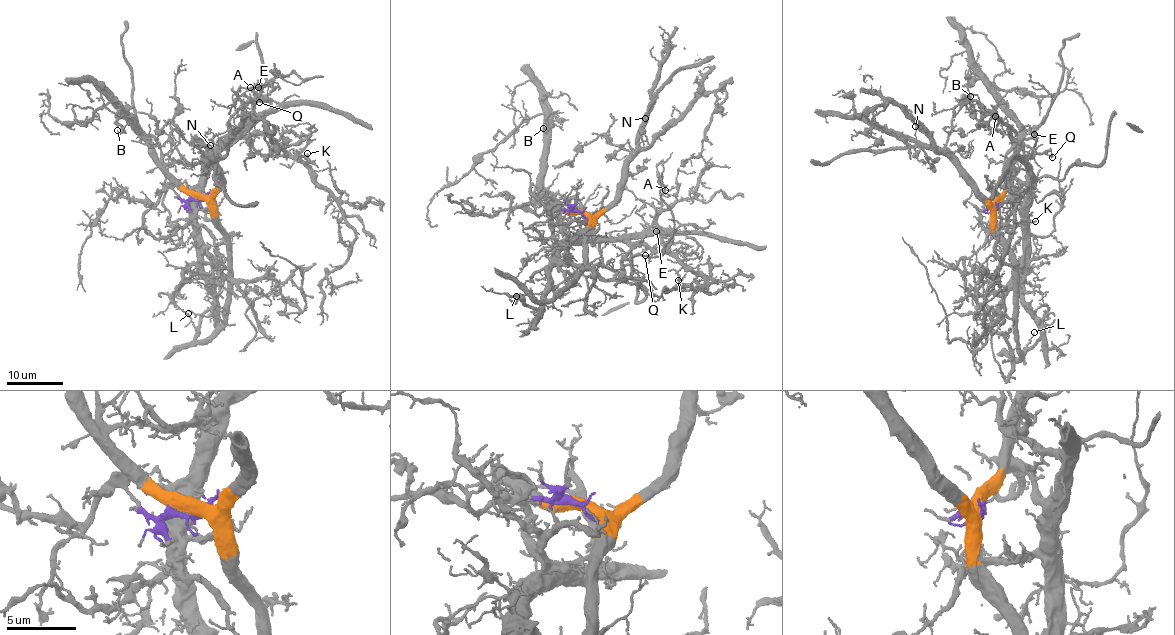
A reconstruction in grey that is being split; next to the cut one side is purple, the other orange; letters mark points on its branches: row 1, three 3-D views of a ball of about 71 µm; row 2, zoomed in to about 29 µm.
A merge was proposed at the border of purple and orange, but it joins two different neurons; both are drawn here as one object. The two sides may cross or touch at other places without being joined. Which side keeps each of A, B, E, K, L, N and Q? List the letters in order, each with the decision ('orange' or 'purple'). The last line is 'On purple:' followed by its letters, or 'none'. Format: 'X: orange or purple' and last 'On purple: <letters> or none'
A: purple
B: orange
E: purple
K: purple
L: purple
N: orange
Q: purple
On purple: A, E, K, L, Q

